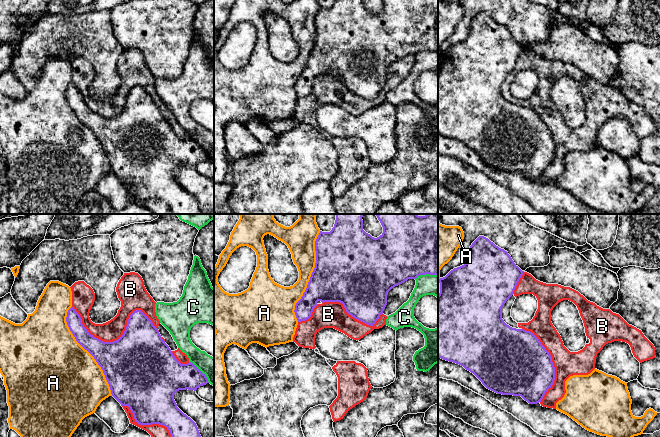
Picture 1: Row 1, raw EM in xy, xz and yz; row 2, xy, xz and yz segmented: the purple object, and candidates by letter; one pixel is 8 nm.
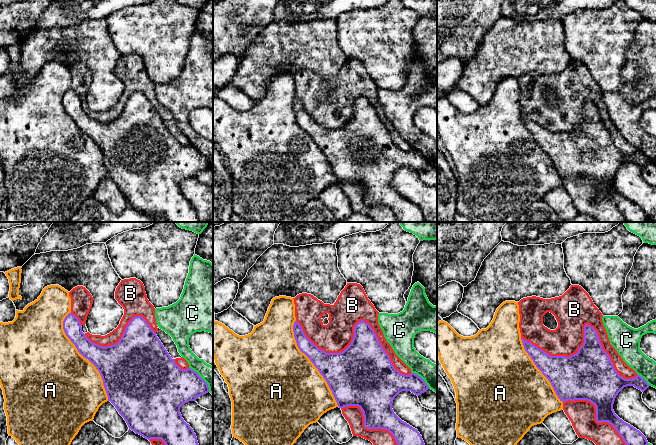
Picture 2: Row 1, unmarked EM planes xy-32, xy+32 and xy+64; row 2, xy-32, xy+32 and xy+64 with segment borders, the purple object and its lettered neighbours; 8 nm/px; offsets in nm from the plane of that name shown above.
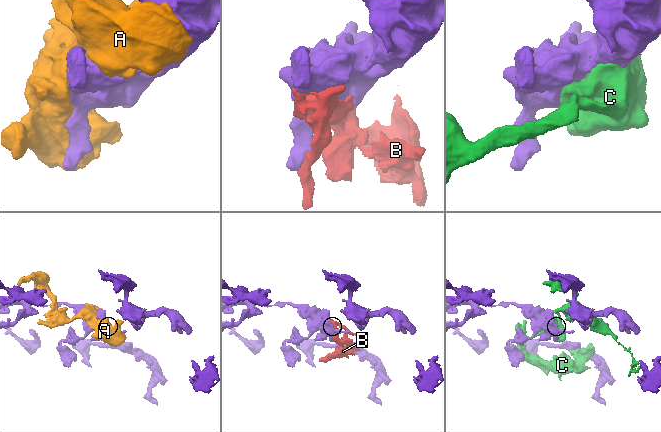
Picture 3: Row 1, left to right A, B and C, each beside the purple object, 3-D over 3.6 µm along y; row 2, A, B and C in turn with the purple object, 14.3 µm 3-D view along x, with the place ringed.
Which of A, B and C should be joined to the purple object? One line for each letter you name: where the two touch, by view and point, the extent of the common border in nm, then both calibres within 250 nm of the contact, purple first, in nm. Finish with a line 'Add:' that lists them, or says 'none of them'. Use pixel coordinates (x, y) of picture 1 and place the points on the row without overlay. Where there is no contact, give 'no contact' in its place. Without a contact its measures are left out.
Add: none of them

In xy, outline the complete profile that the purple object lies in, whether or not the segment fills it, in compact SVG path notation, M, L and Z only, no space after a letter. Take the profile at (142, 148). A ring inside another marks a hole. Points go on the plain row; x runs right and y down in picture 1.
M73 83L67 88L66 98L76 117L94 133L103 146L112 172L121 182L130 184L138 200L163 201L169 206L172 214L202 214L196 199L177 183L174 170L179 166L186 165L196 167L200 162L209 159L208 155L193 139L181 140L175 134L158 105L141 86L136 86L130 91L123 111L113 118L104 118L91 111L82 100L80 91Z

